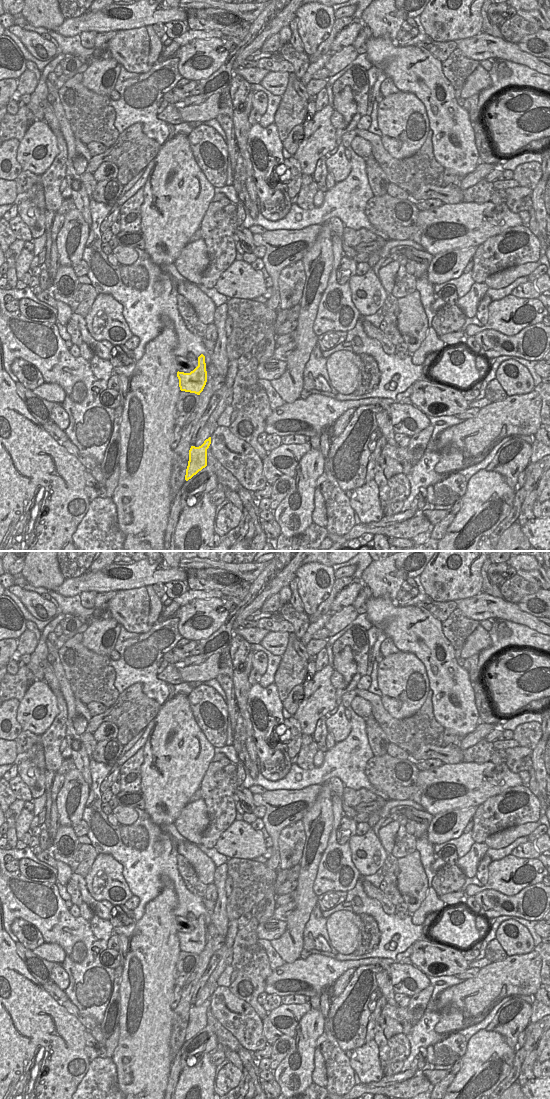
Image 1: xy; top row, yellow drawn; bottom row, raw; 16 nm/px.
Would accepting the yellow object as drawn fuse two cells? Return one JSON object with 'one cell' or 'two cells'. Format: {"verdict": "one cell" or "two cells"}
{"verdict": "one cell"}

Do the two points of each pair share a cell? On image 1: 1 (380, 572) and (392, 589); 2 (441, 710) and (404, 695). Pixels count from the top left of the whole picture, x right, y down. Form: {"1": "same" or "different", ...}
{"1": "same", "2": "different"}

